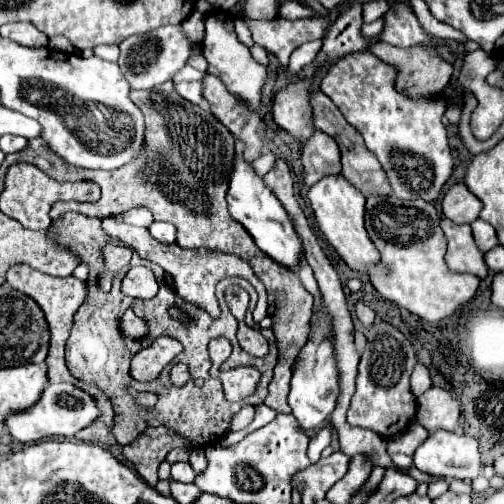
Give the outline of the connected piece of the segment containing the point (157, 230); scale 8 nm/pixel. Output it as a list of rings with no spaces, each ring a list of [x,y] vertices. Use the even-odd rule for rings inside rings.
[[[154,222],[148,230],[158,242],[164,242],[164,244],[176,242],[176,228],[170,222]]]

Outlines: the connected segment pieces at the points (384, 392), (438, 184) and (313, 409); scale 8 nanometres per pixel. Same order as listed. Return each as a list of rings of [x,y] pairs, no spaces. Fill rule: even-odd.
[[[376,320],[366,328],[366,348],[358,364],[356,392],[348,408],[348,422],[352,426],[368,428],[382,438],[392,438],[404,432],[416,416],[416,396],[410,390],[410,376],[416,362],[412,342],[398,328],[384,320]]]
[[[370,50],[350,52],[324,70],[320,90],[326,92],[342,116],[362,134],[366,148],[386,170],[392,194],[402,200],[422,198],[432,202],[440,196],[454,166],[446,128],[440,122],[446,100],[442,96],[410,100],[410,96],[402,96],[402,92],[394,88],[396,78],[396,68],[378,60]],[[406,156],[418,156],[416,164],[404,164]]]
[[[324,312],[324,316],[320,318],[320,326],[312,332],[312,340],[300,352],[300,366],[296,368],[296,372],[292,376],[290,394],[288,394],[288,404],[292,408],[292,414],[304,432],[316,430],[332,414],[332,402],[336,402],[338,392],[340,392],[338,390],[338,370],[336,370],[334,352],[330,346],[328,314]]]

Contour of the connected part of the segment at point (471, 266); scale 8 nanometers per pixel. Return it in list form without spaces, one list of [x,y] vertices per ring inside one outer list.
[[[440,218],[442,232],[448,240],[446,264],[454,272],[470,272],[478,278],[484,278],[488,268],[484,264],[484,254],[476,248],[472,230],[468,224],[454,224],[448,218]]]

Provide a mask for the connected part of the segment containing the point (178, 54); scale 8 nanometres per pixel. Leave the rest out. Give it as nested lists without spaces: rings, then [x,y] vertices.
[[[168,24],[168,26],[156,28],[154,32],[128,36],[126,40],[122,40],[118,66],[124,74],[124,78],[130,82],[130,88],[146,90],[146,88],[154,88],[154,86],[162,84],[166,80],[172,80],[172,76],[188,64],[190,56],[192,56],[192,42],[182,40],[182,26]]]

